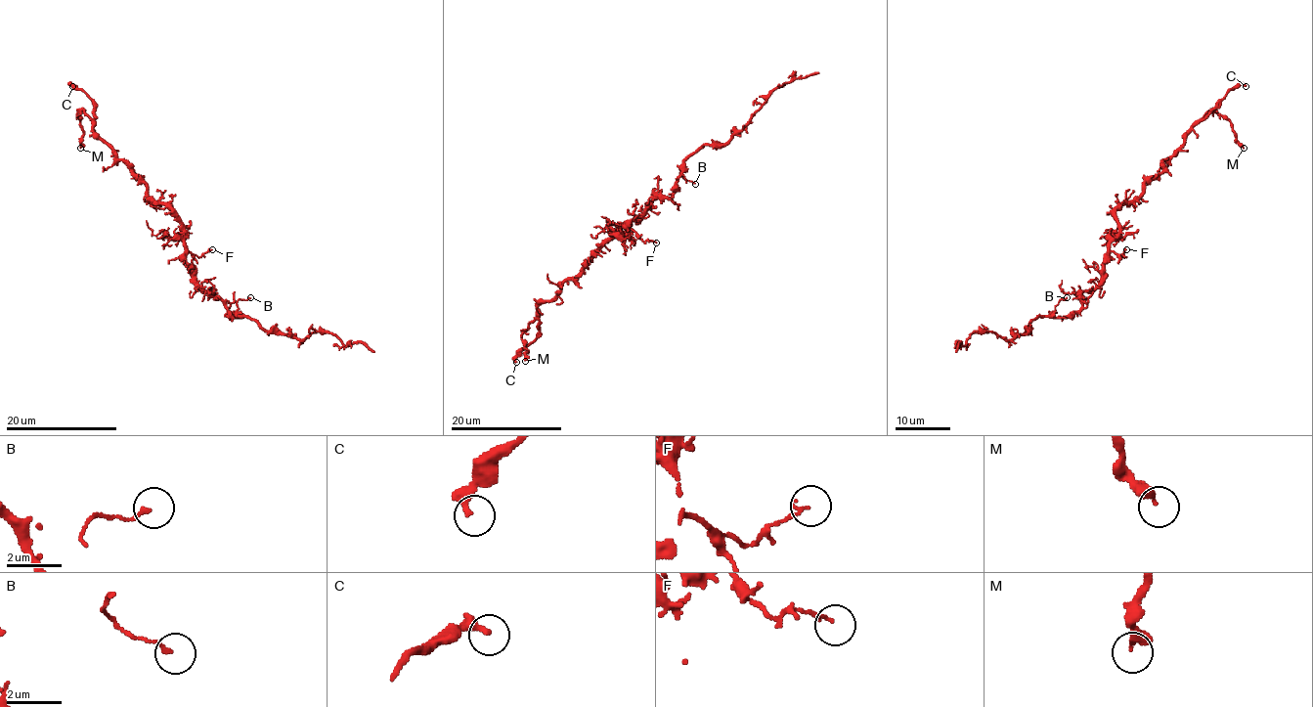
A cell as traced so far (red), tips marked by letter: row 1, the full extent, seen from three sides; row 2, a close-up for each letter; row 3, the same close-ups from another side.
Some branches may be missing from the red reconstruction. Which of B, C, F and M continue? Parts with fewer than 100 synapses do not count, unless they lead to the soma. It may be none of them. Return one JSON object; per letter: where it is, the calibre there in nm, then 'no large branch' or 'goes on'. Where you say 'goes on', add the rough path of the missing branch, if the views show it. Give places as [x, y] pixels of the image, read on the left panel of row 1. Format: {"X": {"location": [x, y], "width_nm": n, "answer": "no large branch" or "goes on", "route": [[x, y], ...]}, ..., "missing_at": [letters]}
{"B": {"location": [250, 297], "width_nm": 140, "answer": "no large branch"}, "C": {"location": [72, 86], "width_nm": 320, "answer": "no large branch"}, "F": {"location": [212, 249], "width_nm": 120, "answer": "no large branch"}, "M": {"location": [80, 148], "width_nm": 360, "answer": "no large branch"}, "missing_at": []}

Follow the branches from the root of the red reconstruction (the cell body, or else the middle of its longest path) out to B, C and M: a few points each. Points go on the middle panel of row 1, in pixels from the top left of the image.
B: (633, 221), (653, 200), (669, 198), (675, 193), (681, 169), (681, 175), (695, 184)
C: (633, 221), (629, 235), (615, 233), (575, 279), (568, 279), (551, 299), (538, 306), (539, 334), (516, 362)
M: (633, 221), (629, 235), (615, 233), (575, 279), (538, 306), (538, 316), (522, 332), (525, 361)

